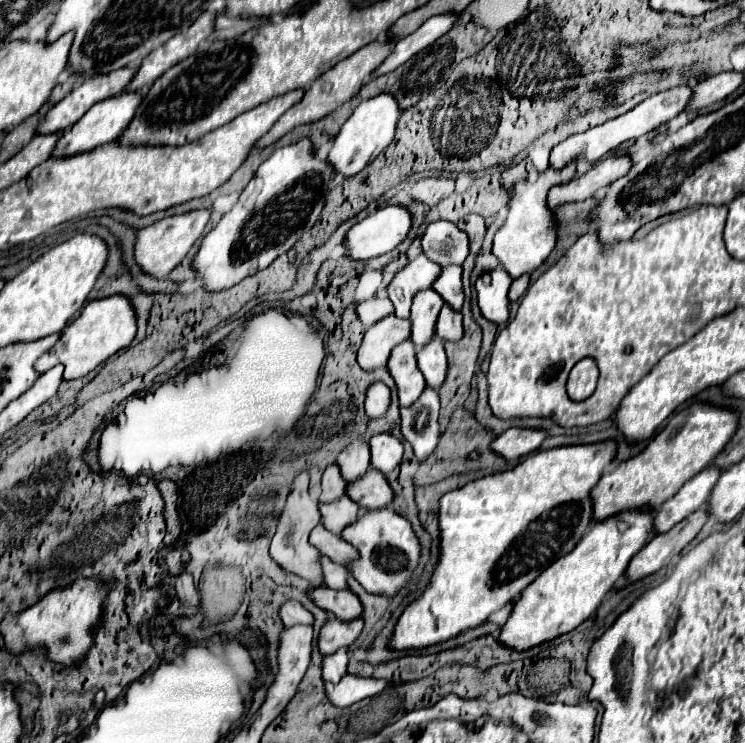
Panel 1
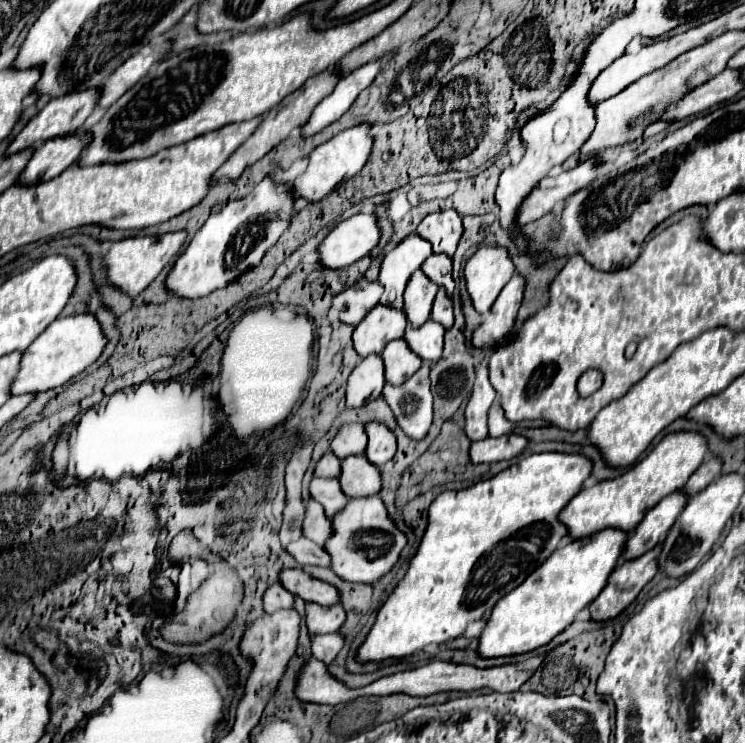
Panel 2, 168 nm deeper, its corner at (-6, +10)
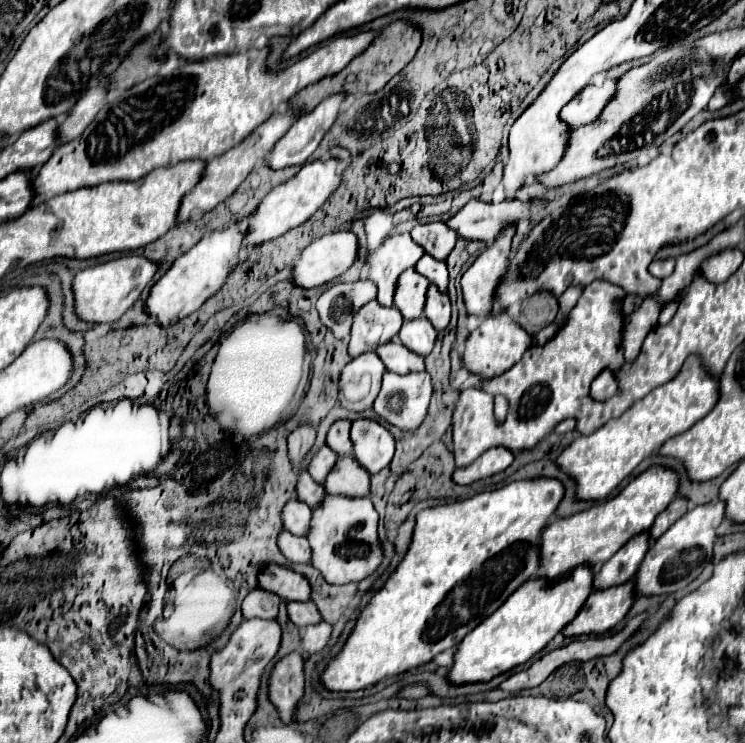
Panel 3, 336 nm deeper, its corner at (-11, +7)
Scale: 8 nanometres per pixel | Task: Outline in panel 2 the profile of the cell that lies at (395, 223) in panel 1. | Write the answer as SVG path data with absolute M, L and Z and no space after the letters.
M356 214L336 224L318 246L318 262L322 268L338 270L366 256L380 238L374 214Z

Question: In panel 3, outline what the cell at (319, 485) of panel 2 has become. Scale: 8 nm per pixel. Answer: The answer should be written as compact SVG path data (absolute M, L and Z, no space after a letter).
M301 471L301 477L297 479L297 499L307 503L311 509L317 509L323 503L325 487L315 483L307 471Z

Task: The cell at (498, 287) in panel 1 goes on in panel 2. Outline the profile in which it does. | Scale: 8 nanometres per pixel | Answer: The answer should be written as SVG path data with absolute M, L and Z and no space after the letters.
M494 246L478 248L474 252L464 266L464 280L472 306L478 314L486 314L492 308L500 290L512 278L512 272L514 264L506 248Z

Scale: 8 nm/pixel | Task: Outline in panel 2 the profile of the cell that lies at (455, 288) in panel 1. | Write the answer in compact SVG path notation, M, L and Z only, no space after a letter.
M432 254L422 262L420 270L438 286L444 286L446 292L452 296L454 280L452 280L452 260L446 254Z

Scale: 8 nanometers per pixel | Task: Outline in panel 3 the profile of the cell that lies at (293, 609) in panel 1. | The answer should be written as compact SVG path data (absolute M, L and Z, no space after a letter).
M255 589L245 597L241 609L243 609L245 619L253 619L253 617L275 619L279 613L279 605L281 605L279 595L265 589Z

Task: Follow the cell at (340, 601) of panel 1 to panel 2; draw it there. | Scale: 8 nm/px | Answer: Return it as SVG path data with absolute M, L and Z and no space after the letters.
M286 568L280 572L280 584L300 596L304 602L316 602L320 606L338 604L338 590L306 574L302 568Z

